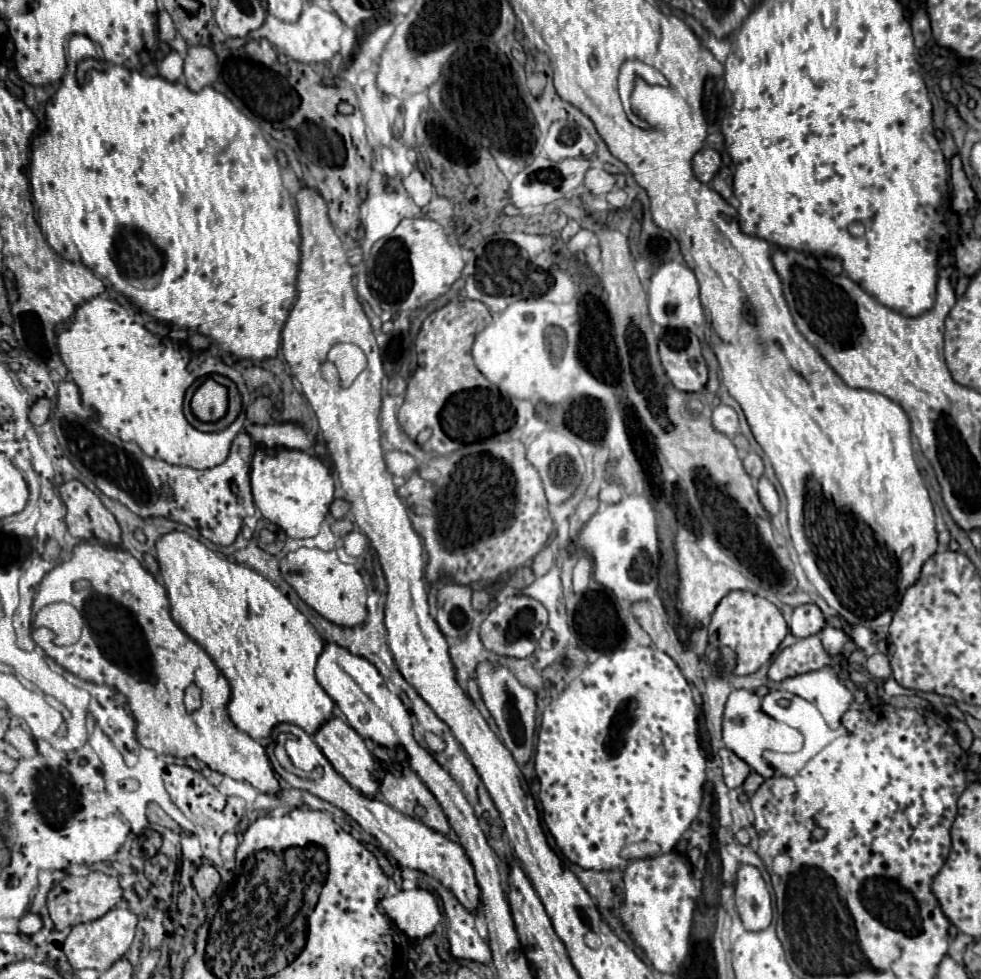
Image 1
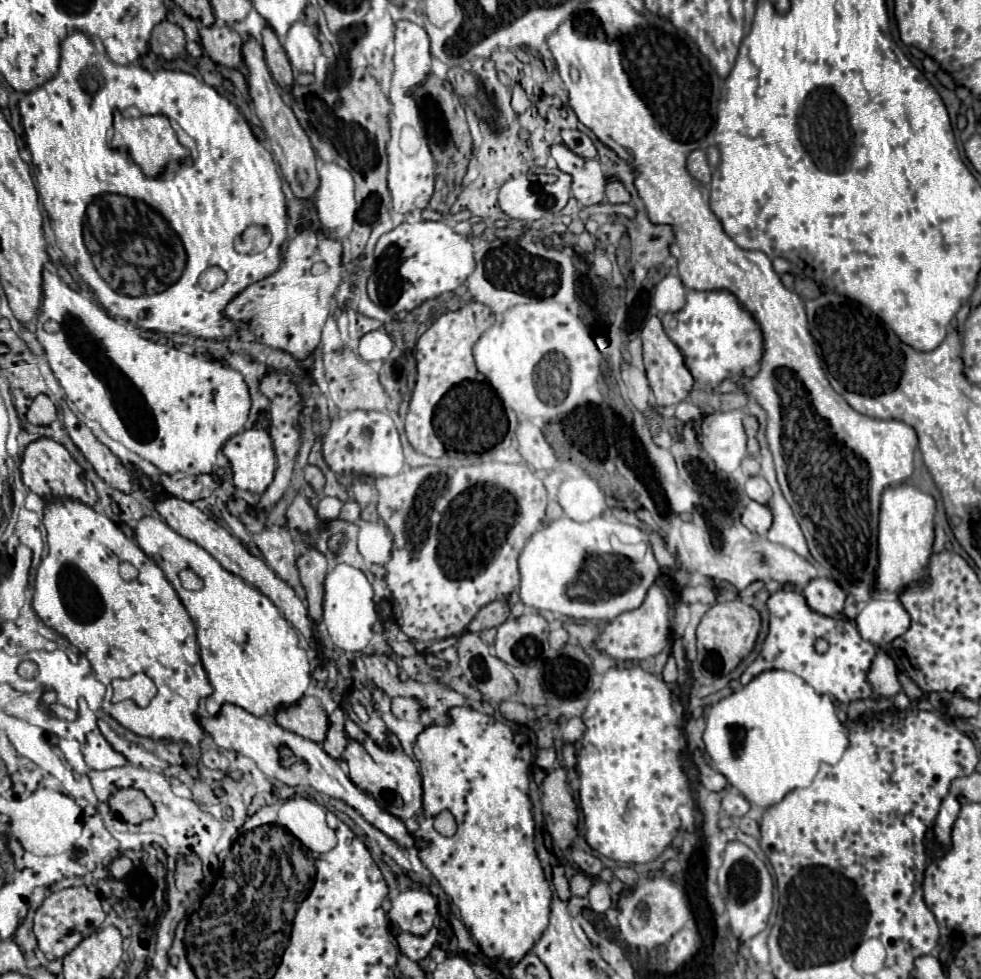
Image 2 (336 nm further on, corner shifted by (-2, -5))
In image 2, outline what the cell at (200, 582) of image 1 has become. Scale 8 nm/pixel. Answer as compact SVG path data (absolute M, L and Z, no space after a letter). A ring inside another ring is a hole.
M143 516L135 526L135 542L145 556L163 570L195 622L199 656L213 690L203 700L211 716L215 716L225 702L237 704L255 716L275 714L281 704L293 704L305 694L311 682L307 652L299 648L297 632L265 594L243 578L227 572L207 550L177 534L159 518ZM185 568L203 580L201 590L181 588L179 572Z

